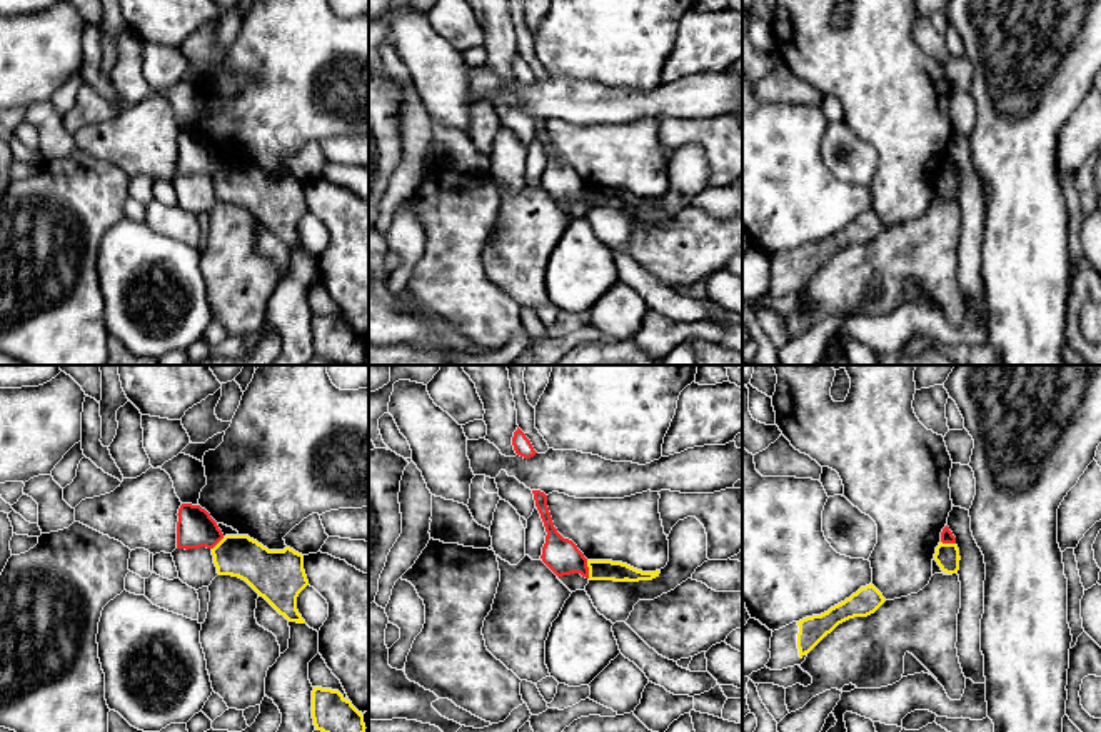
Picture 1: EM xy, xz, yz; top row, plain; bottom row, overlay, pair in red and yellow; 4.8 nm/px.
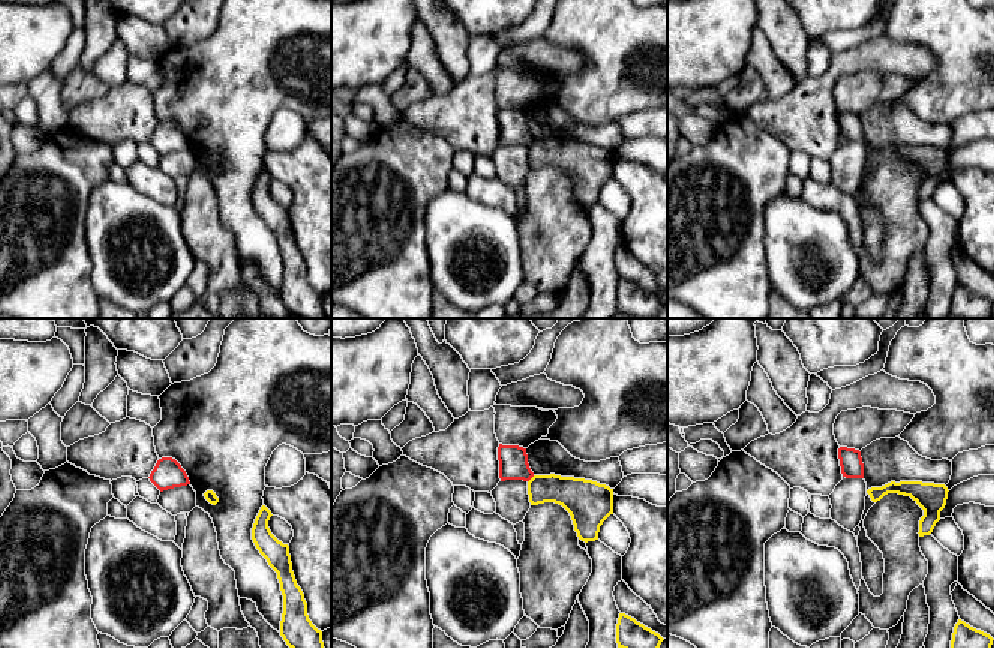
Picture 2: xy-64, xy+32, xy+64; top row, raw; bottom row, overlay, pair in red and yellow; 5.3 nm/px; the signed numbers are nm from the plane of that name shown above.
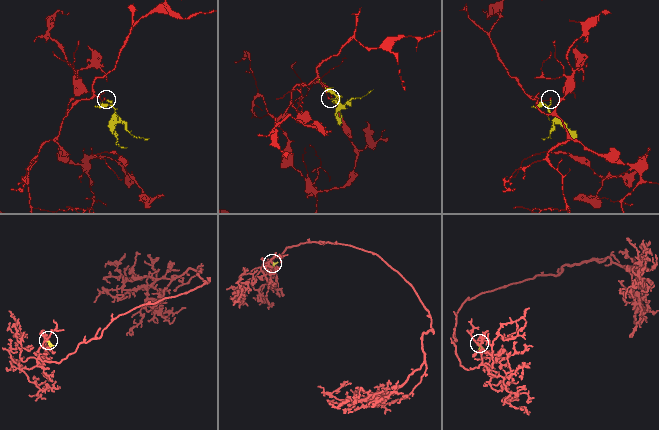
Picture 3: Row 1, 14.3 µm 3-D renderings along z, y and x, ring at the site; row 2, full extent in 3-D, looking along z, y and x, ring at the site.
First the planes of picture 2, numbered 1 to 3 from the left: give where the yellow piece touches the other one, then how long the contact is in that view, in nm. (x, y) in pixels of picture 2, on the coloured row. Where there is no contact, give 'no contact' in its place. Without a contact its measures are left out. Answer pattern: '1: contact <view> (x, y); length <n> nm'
1: no contact
2: contact xy+32 (531, 477); length 50 nm
3: no contact

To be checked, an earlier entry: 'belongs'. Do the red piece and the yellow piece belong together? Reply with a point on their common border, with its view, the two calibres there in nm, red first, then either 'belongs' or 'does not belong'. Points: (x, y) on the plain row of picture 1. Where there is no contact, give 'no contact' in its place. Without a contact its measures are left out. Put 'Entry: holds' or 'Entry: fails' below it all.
meets red in xz at (588, 195); 170 nm thick on the red side, 100 nm on the other; does not belong
Entry: fails

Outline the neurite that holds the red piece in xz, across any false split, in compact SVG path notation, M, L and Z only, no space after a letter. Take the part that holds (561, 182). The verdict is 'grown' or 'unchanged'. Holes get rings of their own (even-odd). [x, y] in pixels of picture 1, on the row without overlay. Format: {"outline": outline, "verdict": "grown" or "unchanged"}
{"outline": "M532 117L535 133L540 140L540 145L545 153L545 170L542 173L542 188L557 202L571 202L581 200L582 203L589 205L589 193L587 185L577 175L577 172L564 165L557 155L554 153L549 133L547 133L547 122L540 117Z", "verdict": "unchanged"}

